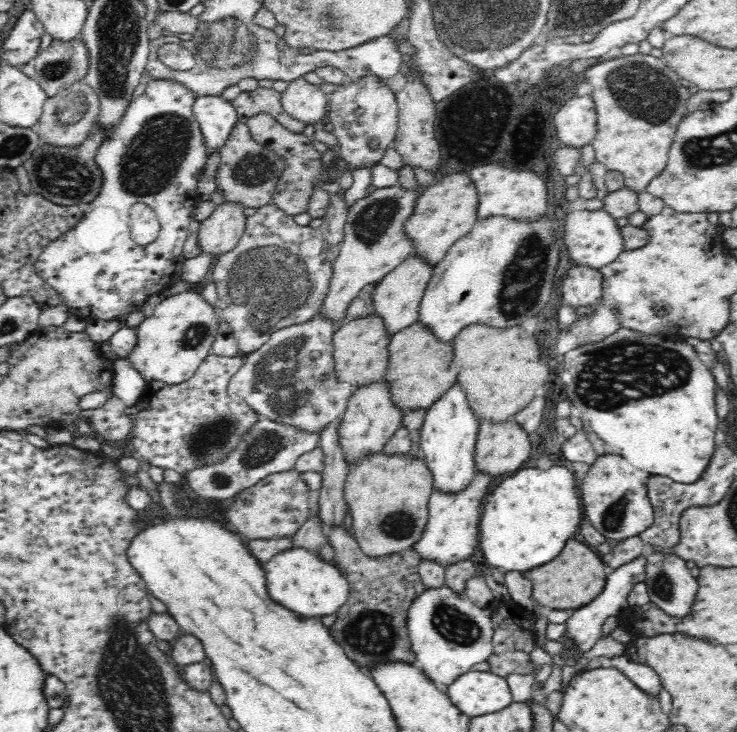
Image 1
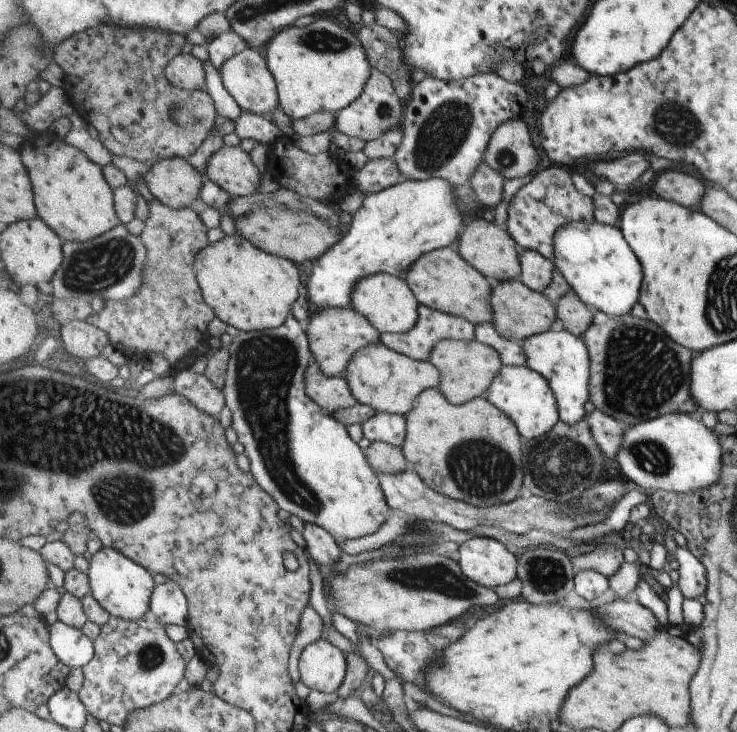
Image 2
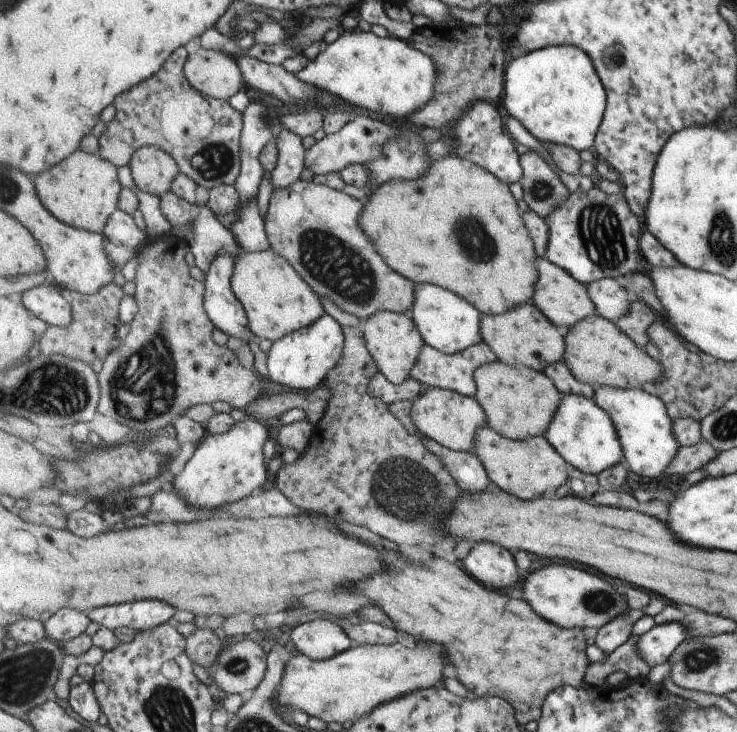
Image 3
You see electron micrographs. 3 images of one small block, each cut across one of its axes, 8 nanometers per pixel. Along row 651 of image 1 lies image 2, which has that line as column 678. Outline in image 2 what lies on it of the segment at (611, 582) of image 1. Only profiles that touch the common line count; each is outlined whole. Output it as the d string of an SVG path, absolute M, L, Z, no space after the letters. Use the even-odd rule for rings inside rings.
M681 546L667 554L667 562L675 560L678 563L678 581L676 582L680 592L685 598L697 599L697 596L705 594L707 590L707 568L701 560L699 560L689 549L681 548Z

